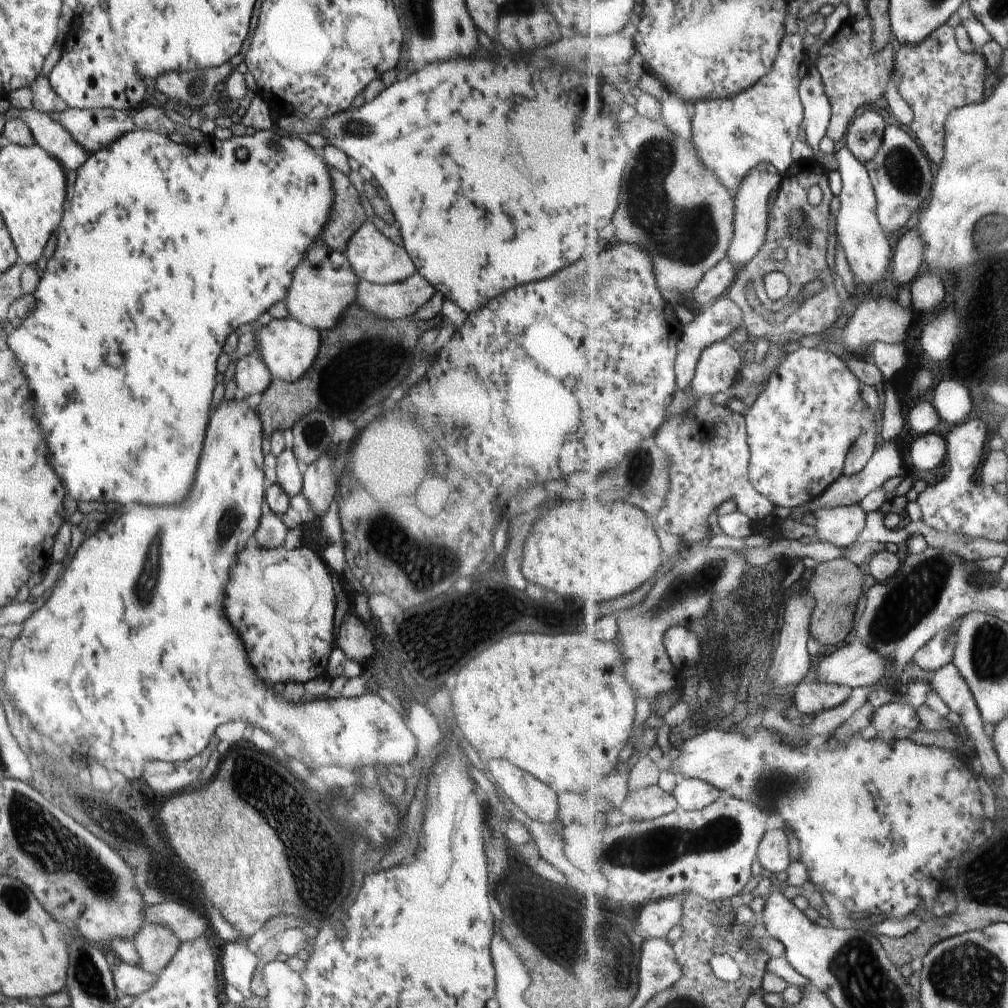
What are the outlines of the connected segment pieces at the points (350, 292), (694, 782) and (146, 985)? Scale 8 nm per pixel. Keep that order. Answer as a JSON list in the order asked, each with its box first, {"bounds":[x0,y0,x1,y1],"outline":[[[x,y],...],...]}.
[{"bounds":[284,241,359,330],"outline":[[[324,241],[314,242],[293,272],[292,284],[288,289],[284,304],[288,309],[289,316],[298,322],[318,330],[332,330],[339,323],[343,313],[347,312],[347,308],[356,301],[359,282],[352,265],[341,252],[332,250],[332,247],[329,247]]]},{"bounds":[673,777,723,811],"outline":[[[680,777],[673,793],[680,808],[697,811],[714,804],[722,796],[723,791],[700,779]]]},{"bounds":[111,963,158,997],"outline":[[[126,963],[118,964],[111,971],[115,987],[121,995],[130,994],[137,997],[150,990],[158,978],[158,976],[146,972],[142,967],[133,967]]]}]

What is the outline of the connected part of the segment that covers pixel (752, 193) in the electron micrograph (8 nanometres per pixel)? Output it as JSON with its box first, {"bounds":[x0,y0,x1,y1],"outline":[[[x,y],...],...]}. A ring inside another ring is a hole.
{"bounds":[728,169,782,270],"outline":[[[754,169],[746,177],[745,183],[740,187],[740,192],[736,195],[735,240],[731,244],[728,258],[740,270],[754,260],[755,256],[761,252],[761,248],[766,244],[773,197],[780,188],[781,180],[782,175],[780,172],[772,174],[766,170],[757,171]]]}

